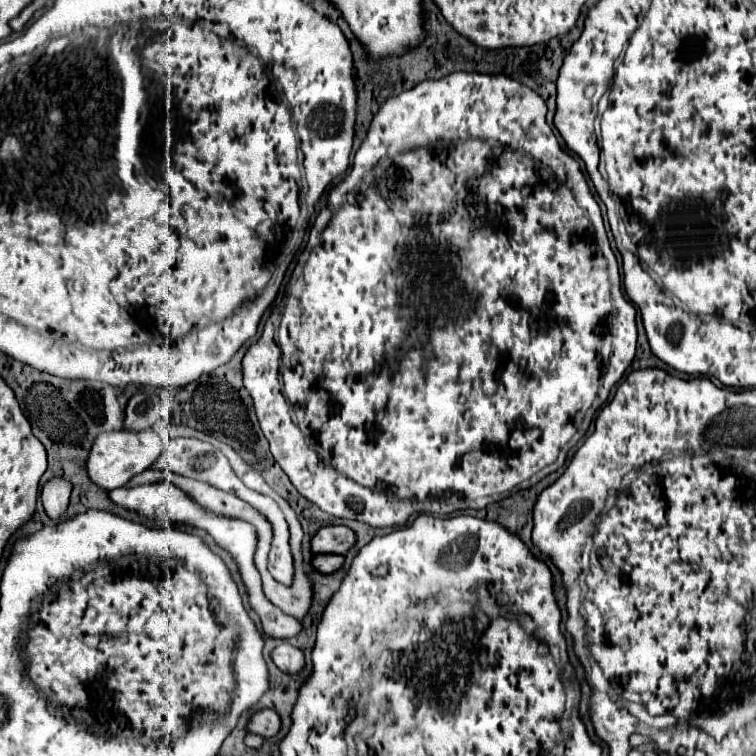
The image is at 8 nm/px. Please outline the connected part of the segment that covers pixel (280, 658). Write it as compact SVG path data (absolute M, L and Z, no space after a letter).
M288 642L274 648L272 660L274 660L274 664L276 664L282 672L288 672L288 674L298 674L298 672L306 666L302 650L300 650L300 648L294 648L294 646L288 644Z

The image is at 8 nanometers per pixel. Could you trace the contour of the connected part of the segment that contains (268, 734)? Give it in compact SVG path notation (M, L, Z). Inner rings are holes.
M264 708L264 710L260 710L260 712L256 712L256 714L252 716L252 720L250 720L250 724L248 724L248 732L260 734L260 736L264 736L264 738L272 738L272 736L278 734L280 726L282 726L280 716L278 716L274 710Z

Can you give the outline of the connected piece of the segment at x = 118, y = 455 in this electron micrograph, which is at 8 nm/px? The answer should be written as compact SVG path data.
M112 430L108 434L100 434L90 450L88 456L88 474L94 484L106 490L120 488L128 484L128 480L146 468L150 468L160 454L164 452L168 444L166 436L160 436L152 430L142 430L142 432L130 432L130 430Z

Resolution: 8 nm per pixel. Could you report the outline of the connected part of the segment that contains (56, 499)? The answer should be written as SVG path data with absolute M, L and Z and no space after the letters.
M64 476L50 478L42 488L42 504L46 508L46 514L54 520L58 520L68 506L68 498L72 492L72 484Z

